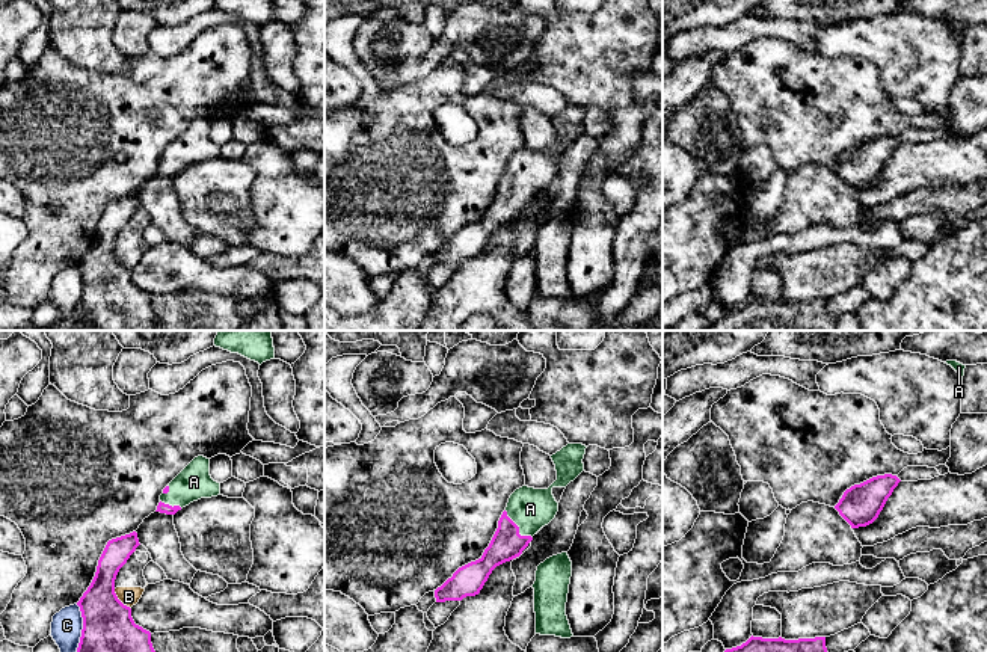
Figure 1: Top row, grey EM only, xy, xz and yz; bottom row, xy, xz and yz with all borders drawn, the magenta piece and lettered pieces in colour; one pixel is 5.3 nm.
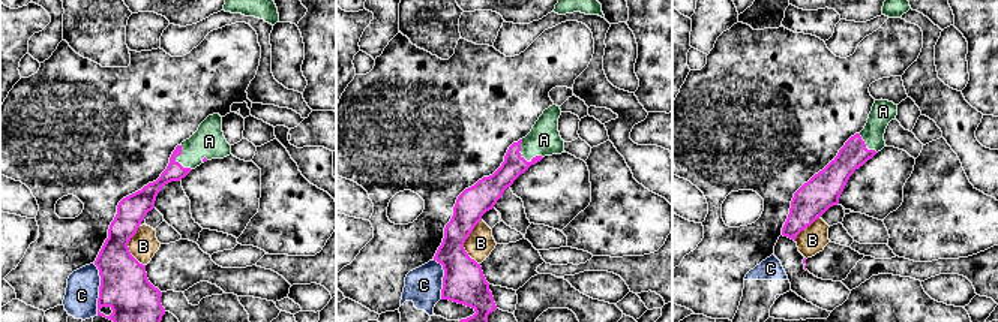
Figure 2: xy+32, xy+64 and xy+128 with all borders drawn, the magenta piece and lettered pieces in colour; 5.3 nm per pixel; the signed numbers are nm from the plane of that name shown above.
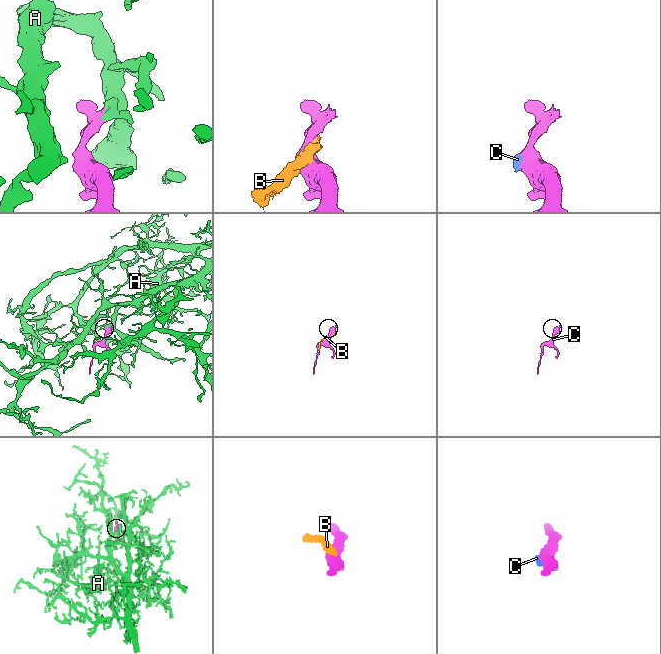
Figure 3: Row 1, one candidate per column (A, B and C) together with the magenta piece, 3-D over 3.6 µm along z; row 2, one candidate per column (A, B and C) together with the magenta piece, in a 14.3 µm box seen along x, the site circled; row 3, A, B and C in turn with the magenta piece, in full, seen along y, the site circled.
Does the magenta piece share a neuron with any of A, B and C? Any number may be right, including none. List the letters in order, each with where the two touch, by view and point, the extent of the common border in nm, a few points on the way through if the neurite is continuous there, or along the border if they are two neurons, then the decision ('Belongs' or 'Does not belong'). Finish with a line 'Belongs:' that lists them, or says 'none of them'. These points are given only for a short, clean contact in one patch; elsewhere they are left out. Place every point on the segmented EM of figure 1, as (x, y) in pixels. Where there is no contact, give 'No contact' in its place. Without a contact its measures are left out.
A: Touches magenta at xz (518, 528). Shared border 220 nm. Path across: xz (507, 544), (518, 528), (519, 521), (530, 509). Belongs
B: Touches magenta at xy (118, 599). Shared border 140 nm. Does not belong
C: Touches magenta at xy (83, 628). Shared border 260 nm. Boundary: xy (76, 604), (82, 618), (82, 636), (77, 651). Does not belong
Belongs: A

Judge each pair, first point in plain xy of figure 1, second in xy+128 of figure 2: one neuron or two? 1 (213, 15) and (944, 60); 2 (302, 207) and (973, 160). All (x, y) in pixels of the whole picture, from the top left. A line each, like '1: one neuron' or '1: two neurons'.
1: two neurons
2: two neurons

